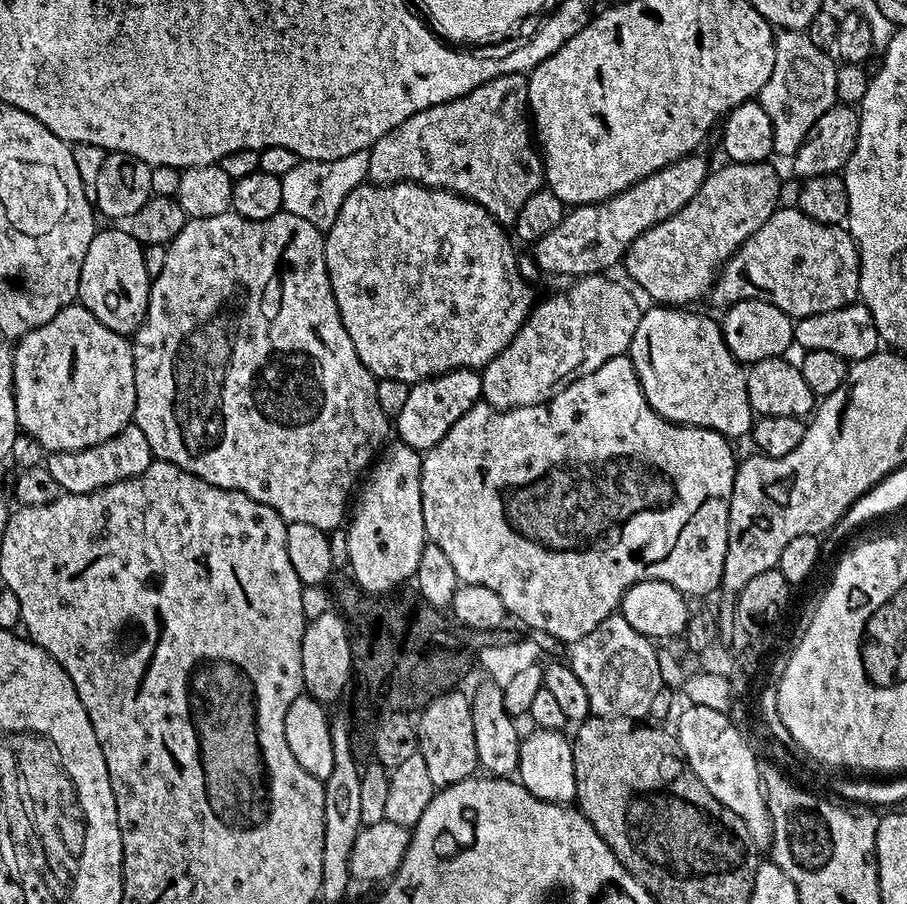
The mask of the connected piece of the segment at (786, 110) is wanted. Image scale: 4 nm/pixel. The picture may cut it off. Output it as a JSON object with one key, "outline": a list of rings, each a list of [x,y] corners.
{"outline":[[[781,31],[776,36],[774,70],[770,70],[770,78],[766,86],[762,86],[758,99],[766,114],[770,114],[774,126],[772,151],[777,157],[795,156],[810,126],[814,126],[814,122],[818,122],[818,118],[837,103],[834,90],[837,67],[837,61],[825,49],[814,46],[804,32]]]}

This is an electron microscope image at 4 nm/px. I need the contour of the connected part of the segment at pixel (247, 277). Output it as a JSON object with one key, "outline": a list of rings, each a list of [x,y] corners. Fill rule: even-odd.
{"outline":[[[231,210],[214,218],[189,219],[172,243],[167,245],[162,274],[151,281],[148,309],[134,333],[132,357],[136,391],[134,422],[138,430],[146,434],[146,442],[150,442],[155,459],[170,462],[219,488],[245,492],[254,498],[254,502],[270,506],[270,510],[274,510],[288,524],[306,522],[309,526],[318,526],[318,530],[331,533],[333,528],[345,523],[350,512],[350,501],[362,477],[369,471],[377,453],[385,447],[388,432],[390,436],[390,417],[382,414],[382,406],[378,406],[376,377],[366,370],[366,366],[362,366],[362,358],[358,358],[358,350],[354,350],[354,342],[350,342],[346,326],[342,326],[338,302],[334,302],[334,290],[326,270],[324,237],[325,233],[310,226],[306,218],[298,218],[283,210],[265,220],[247,220]]]}

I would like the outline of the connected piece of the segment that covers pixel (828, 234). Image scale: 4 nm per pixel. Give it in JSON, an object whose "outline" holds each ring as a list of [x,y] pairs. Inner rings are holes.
{"outline":[[[777,207],[774,214],[770,214],[770,218],[766,218],[766,222],[762,222],[762,226],[758,226],[758,230],[754,230],[754,234],[750,234],[750,238],[746,238],[746,242],[742,242],[742,246],[738,249],[729,260],[724,263],[720,269],[720,275],[716,277],[716,283],[712,286],[710,300],[721,306],[737,304],[743,300],[761,300],[762,302],[770,302],[774,306],[778,306],[778,310],[782,310],[787,316],[799,318],[801,316],[809,316],[810,314],[822,314],[826,310],[838,310],[842,306],[853,303],[860,294],[860,251],[856,249],[856,240],[849,234],[847,227],[839,224],[823,224],[822,222],[814,222],[814,218],[810,218],[799,207],[784,208]]]}

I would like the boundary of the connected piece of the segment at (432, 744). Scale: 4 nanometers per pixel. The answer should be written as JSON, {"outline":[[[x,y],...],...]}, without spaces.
{"outline":[[[460,690],[442,692],[427,701],[424,713],[418,716],[420,754],[426,762],[427,773],[436,790],[469,779],[478,768],[478,746],[474,746],[472,701]]]}

